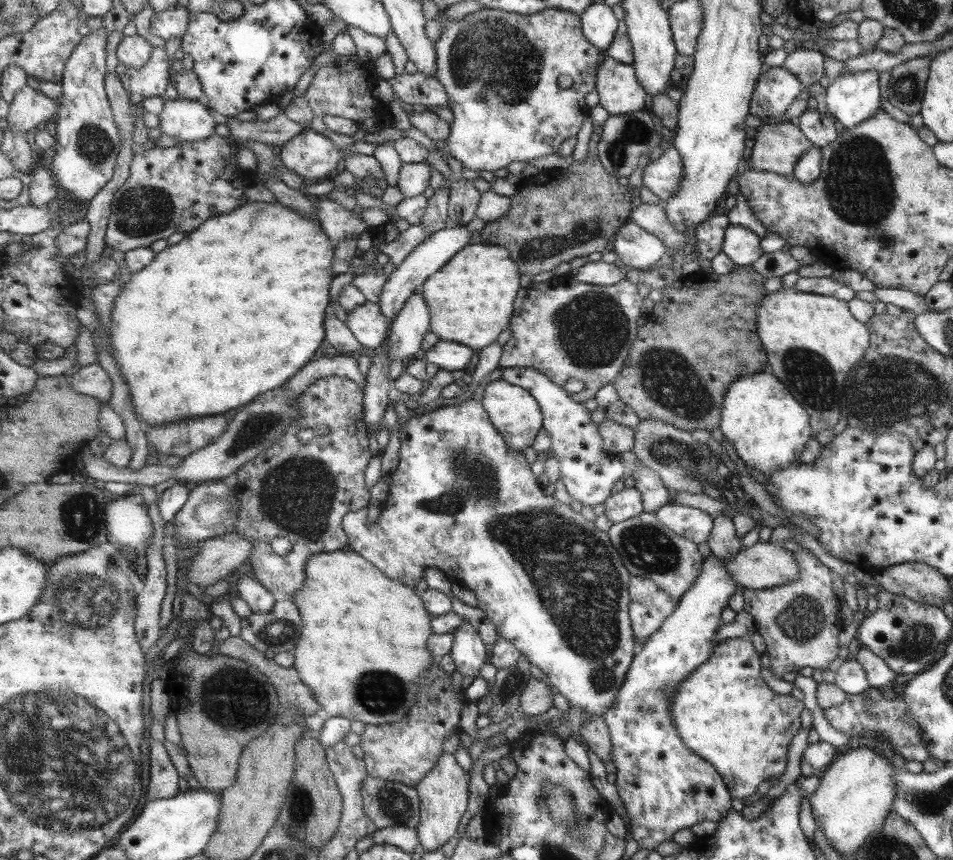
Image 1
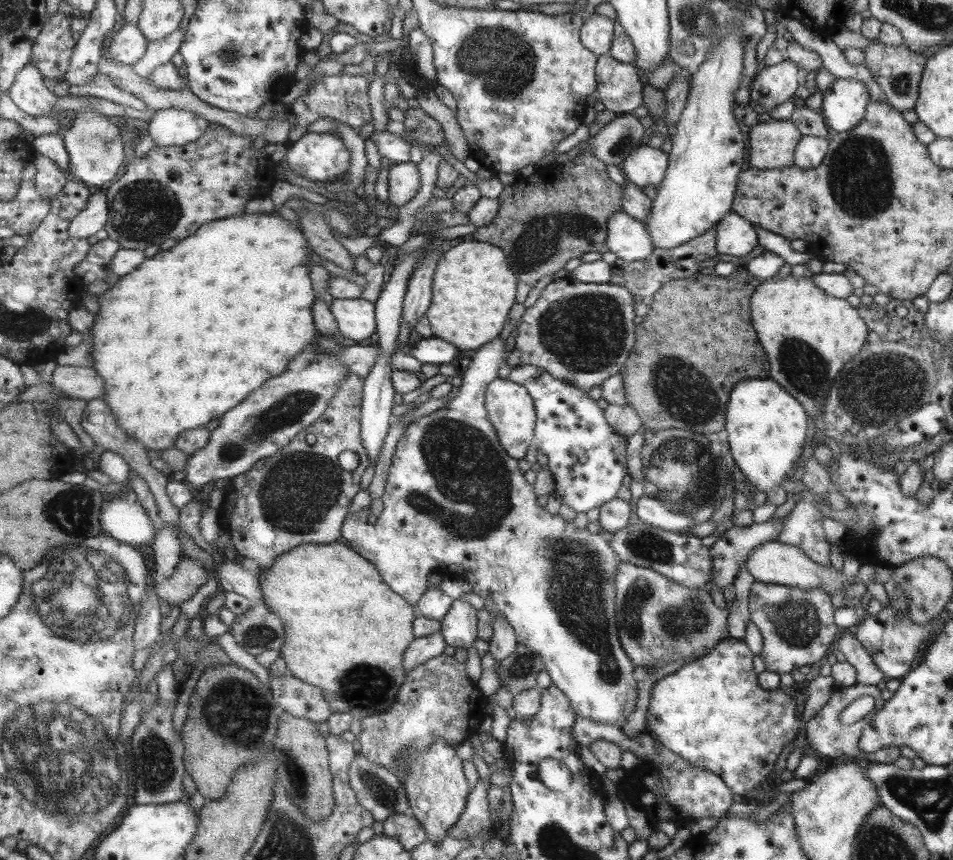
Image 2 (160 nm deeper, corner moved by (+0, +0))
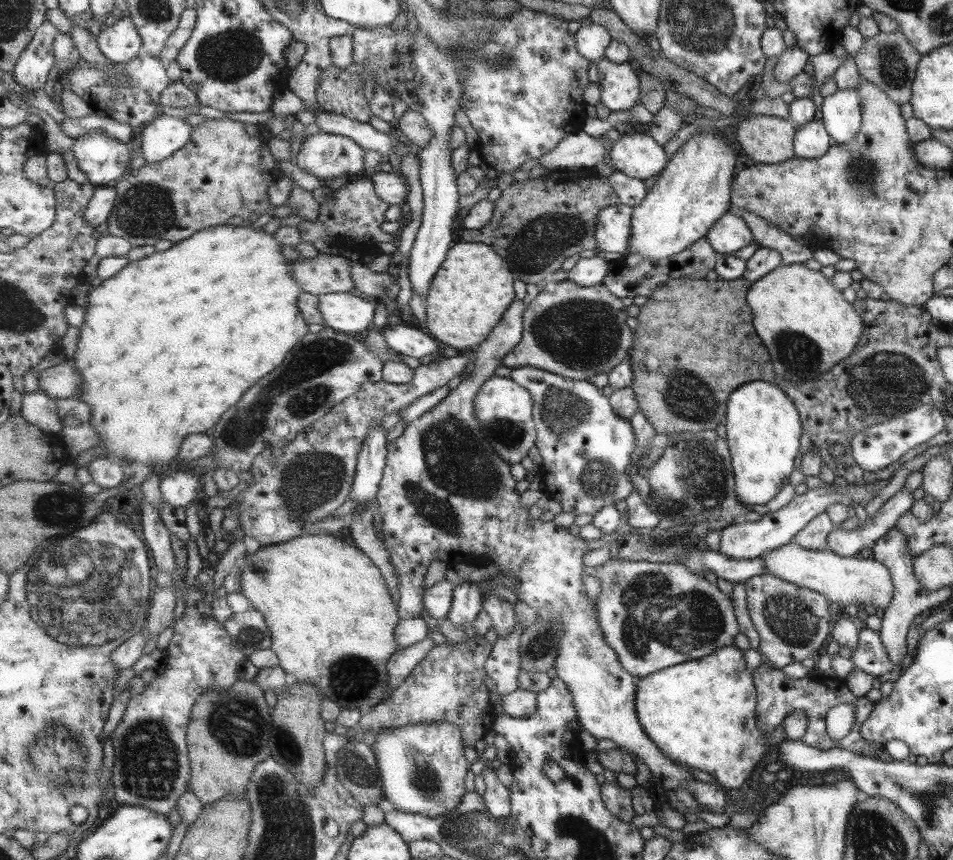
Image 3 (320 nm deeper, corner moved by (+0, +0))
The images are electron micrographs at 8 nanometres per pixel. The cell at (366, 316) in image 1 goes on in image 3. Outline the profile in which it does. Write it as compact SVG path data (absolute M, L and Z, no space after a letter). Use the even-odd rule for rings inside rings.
M351 291L334 292L320 296L319 310L326 328L358 336L372 327L375 306L373 299L359 298Z

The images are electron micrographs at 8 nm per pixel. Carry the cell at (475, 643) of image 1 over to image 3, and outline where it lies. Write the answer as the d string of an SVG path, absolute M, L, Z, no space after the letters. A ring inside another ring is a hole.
M467 581L454 589L454 601L449 620L452 624L459 624L463 630L463 624L467 621L473 625L474 620L484 609L484 593L477 583Z

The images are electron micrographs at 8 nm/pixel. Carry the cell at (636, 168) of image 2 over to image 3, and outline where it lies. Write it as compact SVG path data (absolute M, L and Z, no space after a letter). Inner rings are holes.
M627 133L617 137L608 157L613 169L642 181L661 172L668 160L662 147L645 133Z

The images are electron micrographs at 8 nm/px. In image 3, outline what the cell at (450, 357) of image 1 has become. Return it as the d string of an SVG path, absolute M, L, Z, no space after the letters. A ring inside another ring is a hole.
M404 321L394 326L386 326L384 335L388 345L399 355L412 356L413 358L423 358L435 354L437 342L425 334L419 326L413 326Z

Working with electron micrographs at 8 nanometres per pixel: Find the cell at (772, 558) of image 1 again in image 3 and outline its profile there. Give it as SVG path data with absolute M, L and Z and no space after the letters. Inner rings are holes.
M784 544L759 556L766 564L766 572L800 587L822 594L829 603L840 608L854 604L871 604L874 608L887 608L892 602L893 581L886 565L871 558L842 557L829 550L811 550L795 544Z

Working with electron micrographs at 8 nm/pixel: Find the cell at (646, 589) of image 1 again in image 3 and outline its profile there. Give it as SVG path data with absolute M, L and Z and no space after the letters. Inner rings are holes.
M613 559L601 566L585 567L584 572L601 582L596 615L603 638L618 652L623 668L637 679L687 660L701 659L718 648L734 646L736 635L740 634L730 596L703 579L703 574L692 573L681 563Z

